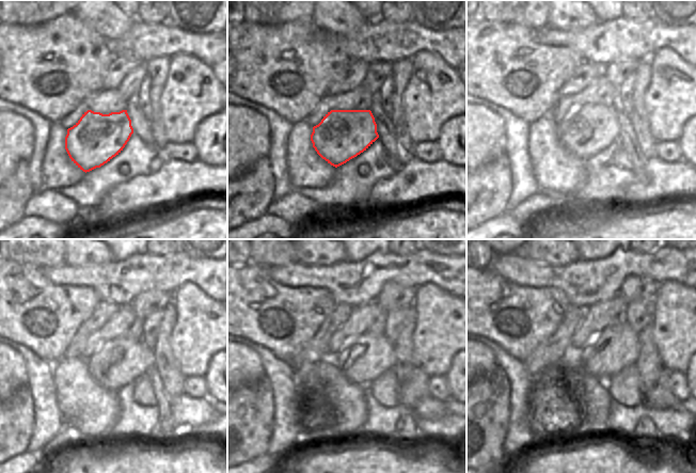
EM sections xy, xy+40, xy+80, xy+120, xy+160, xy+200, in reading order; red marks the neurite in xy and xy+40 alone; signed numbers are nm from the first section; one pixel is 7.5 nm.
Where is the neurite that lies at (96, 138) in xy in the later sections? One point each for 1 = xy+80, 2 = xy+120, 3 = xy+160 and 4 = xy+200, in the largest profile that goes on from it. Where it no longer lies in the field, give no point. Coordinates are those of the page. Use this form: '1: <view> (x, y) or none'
1: xy+80 (591, 129)
2: xy+120 (120, 361)
3: xy+160 (362, 359)
4: xy+200 (616, 347)

